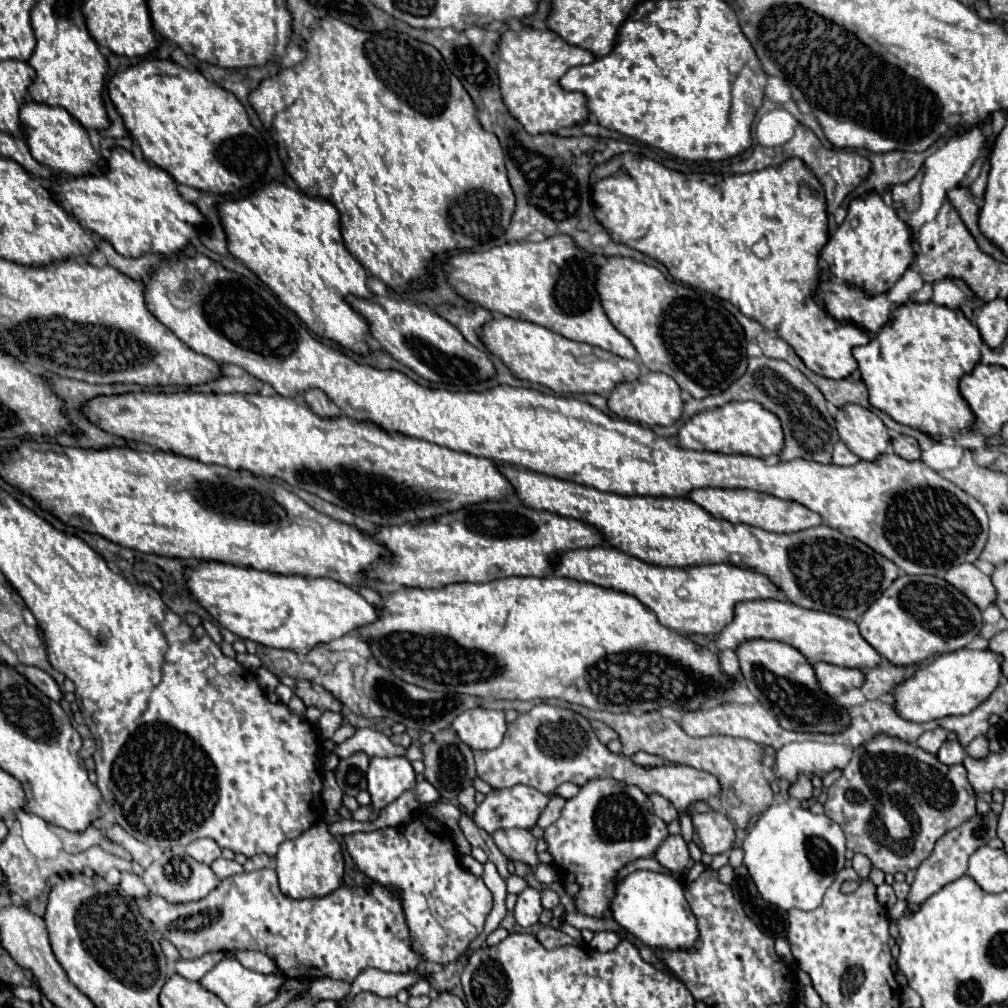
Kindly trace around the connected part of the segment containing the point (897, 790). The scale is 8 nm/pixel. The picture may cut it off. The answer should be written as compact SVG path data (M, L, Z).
M875 736L875 740L855 750L851 762L843 768L841 778L829 786L825 814L845 832L849 850L865 854L873 866L885 874L897 874L917 868L931 856L937 840L943 834L977 816L975 802L977 794L967 780L967 770L963 764L947 766L939 762L935 754L923 752L919 746L895 740L891 736Z

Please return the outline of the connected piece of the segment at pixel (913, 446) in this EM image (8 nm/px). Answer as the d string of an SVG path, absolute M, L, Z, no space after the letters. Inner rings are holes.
M897 436L893 438L893 450L897 456L913 462L913 460L921 460L921 448L919 442L913 436Z

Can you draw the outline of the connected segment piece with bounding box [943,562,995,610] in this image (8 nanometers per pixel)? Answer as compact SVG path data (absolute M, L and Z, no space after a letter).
M969 562L951 566L943 578L955 588L959 588L973 604L977 604L979 610L985 610L995 600L995 588L991 584L991 578L979 572Z

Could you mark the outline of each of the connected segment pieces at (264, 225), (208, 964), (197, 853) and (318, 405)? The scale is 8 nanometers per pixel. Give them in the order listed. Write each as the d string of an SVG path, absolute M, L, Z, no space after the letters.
M273 180L247 198L225 200L225 202L217 204L217 212L219 212L221 224L223 224L223 230L227 236L227 250L235 258L239 258L251 272L255 272L259 276L259 280L263 284L267 284L277 294L277 298L283 304L287 304L287 308L291 308L307 324L307 328L313 334L331 338L331 340L339 342L341 346L351 348L359 354L367 354L369 326L345 302L347 294L353 294L359 298L371 296L369 288L365 286L367 272L343 246L343 238L339 232L339 212L331 202L327 202L323 198L307 196L305 192L293 190L279 180Z
M209 952L205 956L201 956L199 960L181 960L175 964L177 974L189 978L189 980L201 980L211 968L215 968L215 964L219 964L223 960L223 952Z
M199 838L187 846L187 854L193 856L197 862L211 864L213 860L221 858L221 848L211 838Z
M307 390L303 396L305 396L309 408L317 416L323 416L323 418L339 418L341 416L341 410L321 390Z

